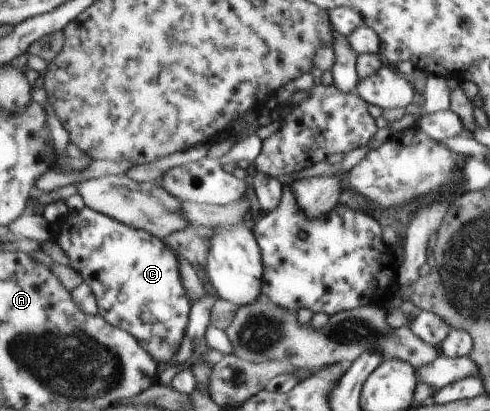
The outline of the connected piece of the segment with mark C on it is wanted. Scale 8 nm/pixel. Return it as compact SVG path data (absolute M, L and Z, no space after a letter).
M92 208L68 213L61 220L64 226L56 243L63 248L70 267L82 277L83 283L89 283L93 287L99 301L99 313L112 325L135 334L158 363L172 364L187 336L193 306L183 284L176 253L158 236L134 229Z

